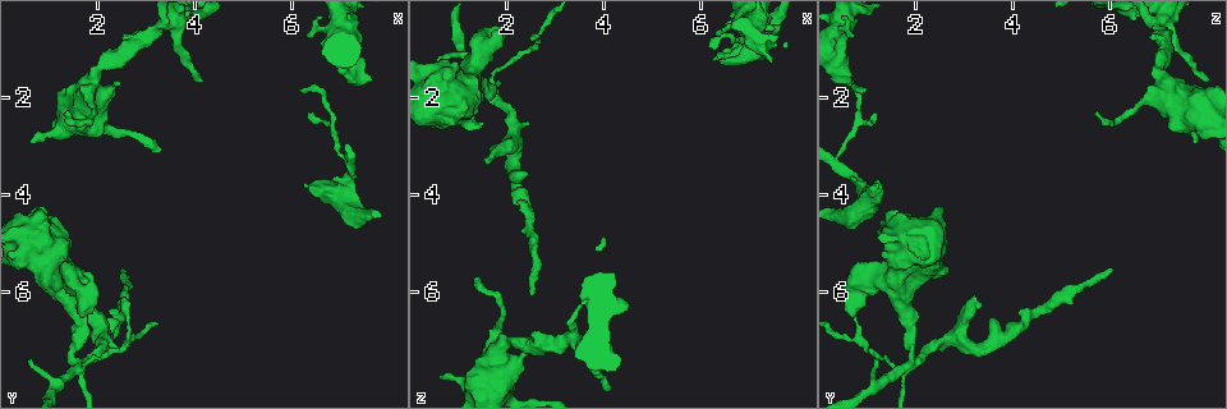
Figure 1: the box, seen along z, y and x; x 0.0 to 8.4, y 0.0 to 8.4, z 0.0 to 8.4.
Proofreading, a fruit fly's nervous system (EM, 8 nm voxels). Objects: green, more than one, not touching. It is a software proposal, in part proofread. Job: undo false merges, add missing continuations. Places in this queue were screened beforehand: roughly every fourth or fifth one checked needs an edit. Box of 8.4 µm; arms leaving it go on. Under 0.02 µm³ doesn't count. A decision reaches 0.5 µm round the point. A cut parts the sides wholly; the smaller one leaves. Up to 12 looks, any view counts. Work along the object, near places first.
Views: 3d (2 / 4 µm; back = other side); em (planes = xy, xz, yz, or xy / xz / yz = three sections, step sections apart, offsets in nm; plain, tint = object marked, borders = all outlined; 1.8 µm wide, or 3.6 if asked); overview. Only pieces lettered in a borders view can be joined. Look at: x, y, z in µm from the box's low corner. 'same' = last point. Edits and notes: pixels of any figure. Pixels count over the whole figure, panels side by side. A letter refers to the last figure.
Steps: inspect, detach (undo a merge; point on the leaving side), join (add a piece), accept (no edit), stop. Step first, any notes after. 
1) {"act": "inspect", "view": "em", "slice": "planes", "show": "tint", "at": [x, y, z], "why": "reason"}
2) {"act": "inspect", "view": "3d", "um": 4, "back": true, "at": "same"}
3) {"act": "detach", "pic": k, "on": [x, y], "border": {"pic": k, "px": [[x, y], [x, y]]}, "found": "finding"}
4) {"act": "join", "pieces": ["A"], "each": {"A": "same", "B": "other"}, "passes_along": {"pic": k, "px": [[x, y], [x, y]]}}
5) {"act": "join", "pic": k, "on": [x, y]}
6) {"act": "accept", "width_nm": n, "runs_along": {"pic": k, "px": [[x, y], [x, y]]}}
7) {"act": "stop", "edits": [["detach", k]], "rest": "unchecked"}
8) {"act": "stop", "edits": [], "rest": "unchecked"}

{"act": "inspect", "view": "3d", "um": 4, "at": [1.30, 5.75, 1.55], "why": "three arms meet"}

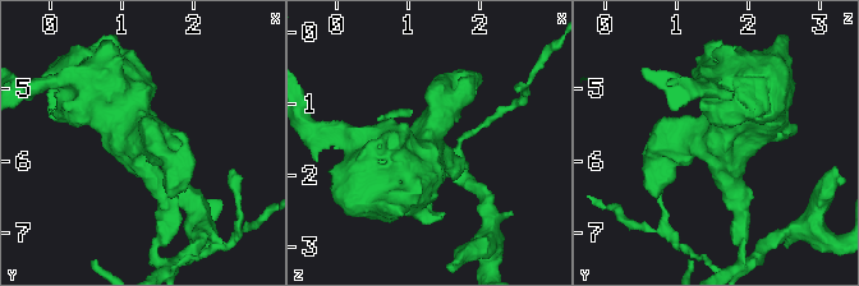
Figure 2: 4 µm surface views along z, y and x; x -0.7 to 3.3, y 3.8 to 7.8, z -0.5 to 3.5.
{"act": "inspect", "view": "em", "um": 3.6, "slice": "planes", "show": "plain", "at": [1.25, 5.75, 1.60], "why": "shape alone is not enough"}

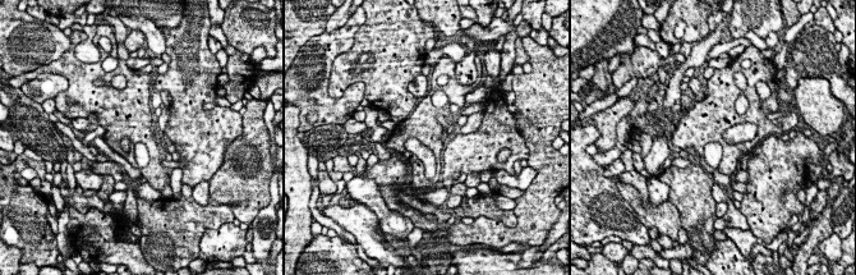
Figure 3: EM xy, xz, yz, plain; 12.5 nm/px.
{"act": "inspect", "view": "em", "um": 3.6, "slice": "planes", "show": "borders", "at": "same", "why": "see the neighbours"}

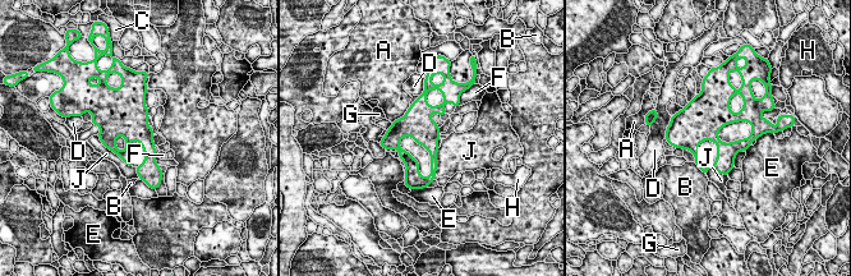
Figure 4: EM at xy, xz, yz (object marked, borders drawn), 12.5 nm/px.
{"act": "accept", "width_nm": 380, "each": {"A": "other", "B": "other", "C": "other", "D": "other", "E": "other", "F": "other", "G": "other", "H": "other", "J": "other"}, "border": {"pic": 4, "px": [[694, 161], [705, 175]]}, "found": "all the same cell"}

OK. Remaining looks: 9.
{"act": "inspect", "view": "em", "slice": "planes", "show": "borders", "at": [1.60, 7.40, 1.90], "why": "narrows sharply"}

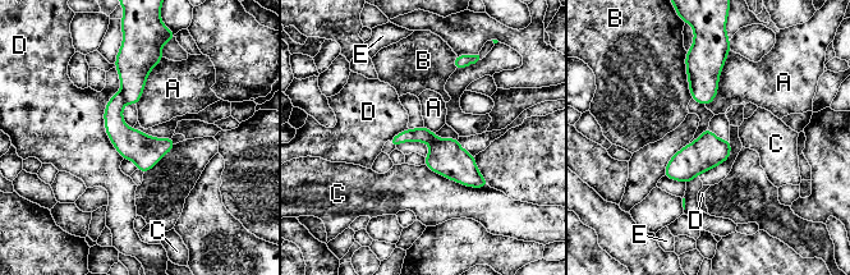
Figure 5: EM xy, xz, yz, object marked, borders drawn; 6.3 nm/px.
{"act": "detach", "pic": 5, "on": [122, 137], "width_nm": 170, "each": {"A": "other", "B": "other", "C": "other", "D": "other", "E": "other"}, "part_leaving": {"pic": 5, "px": [[393, 142], [427, 136], [482, 184]]}, "found": "a second cell is stuck on"}

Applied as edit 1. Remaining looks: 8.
{"act": "inspect", "view": "overview", "why": "redraw"}

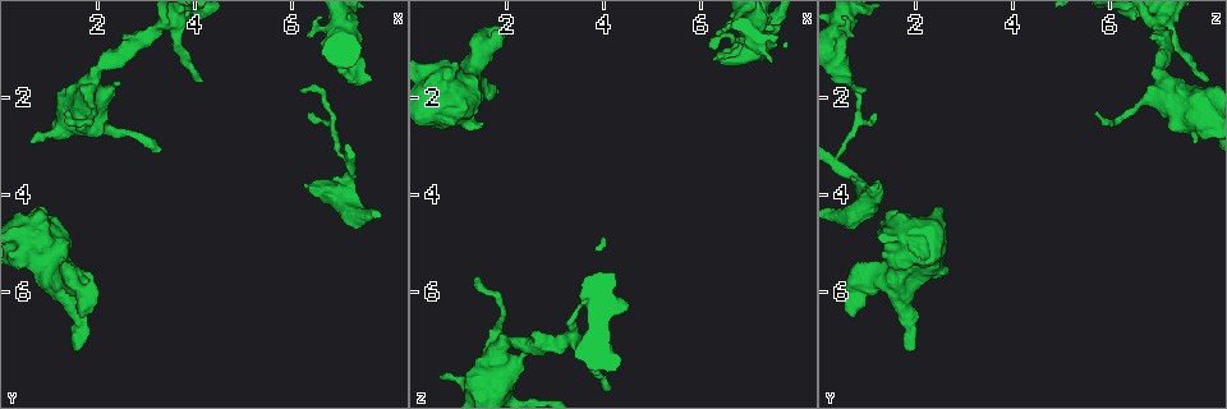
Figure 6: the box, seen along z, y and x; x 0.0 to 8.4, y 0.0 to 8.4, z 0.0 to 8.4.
{"act": "inspect", "view": "em", "slice": "planes", "show": "borders", "at": [6.20, 3.80, 1.20], "why": "thick end"}

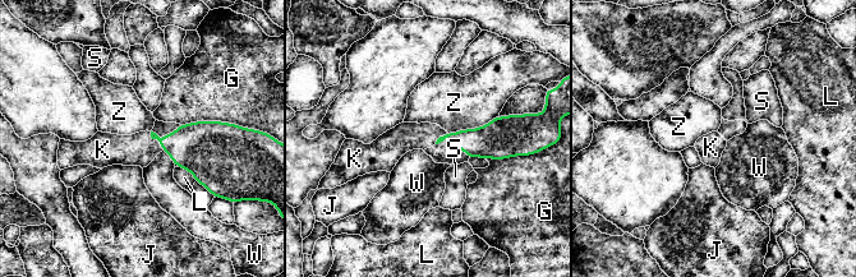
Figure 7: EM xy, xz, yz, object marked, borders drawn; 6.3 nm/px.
{"act": "join", "pieces": ["K"], "each": {"G": "other", "J": "other", "K": "same", "L": "other", "S": "other", "W": "other", "Z": "other"}, "found": "the cell continues"}

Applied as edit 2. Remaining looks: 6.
{"act": "inspect", "view": "em", "slice": "planes", "show": "borders", "at": [6.35, 0.70, 0.70], "why": "thick end"}

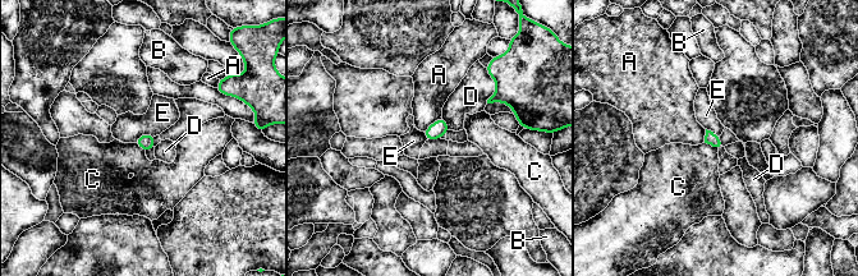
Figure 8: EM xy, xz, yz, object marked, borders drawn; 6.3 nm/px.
{"act": "accept", "longest_contact_nm": ["D", 220], "each": {"A": "other", "B": "other", "C": "other", "D": "other", "E": "other"}, "border": {"pic": 8, "px": [[155, 134], [141, 134], [133, 142]]}, "found": "none of them fits"}

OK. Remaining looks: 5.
{"act": "stop", "edits": [["detach", 5], ["join", 7]], "rest": "unchecked"}

